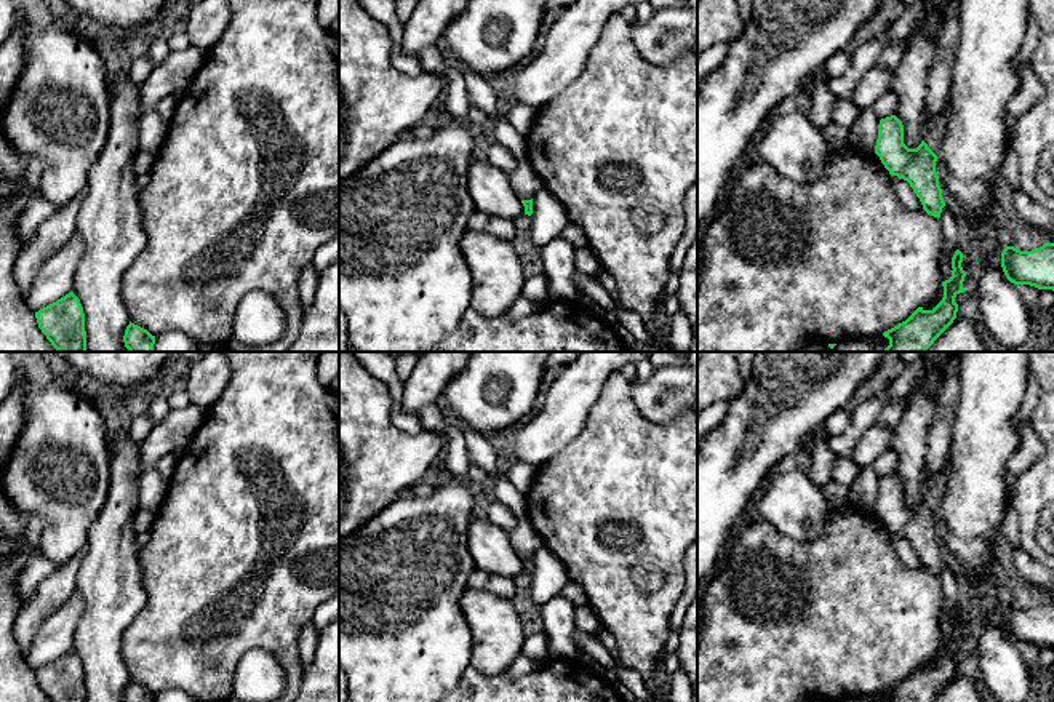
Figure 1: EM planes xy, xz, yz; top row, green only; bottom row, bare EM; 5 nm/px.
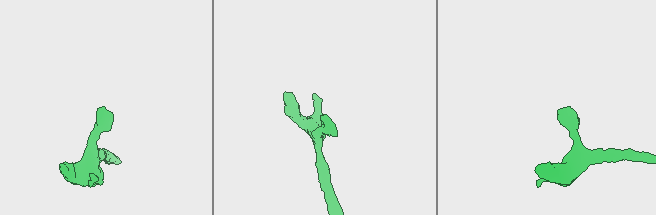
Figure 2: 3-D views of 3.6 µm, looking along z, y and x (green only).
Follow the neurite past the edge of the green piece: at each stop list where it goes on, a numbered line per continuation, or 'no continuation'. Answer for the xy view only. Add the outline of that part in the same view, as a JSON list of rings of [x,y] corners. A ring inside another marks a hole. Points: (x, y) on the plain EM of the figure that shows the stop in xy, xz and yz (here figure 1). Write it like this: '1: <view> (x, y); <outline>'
no continuation

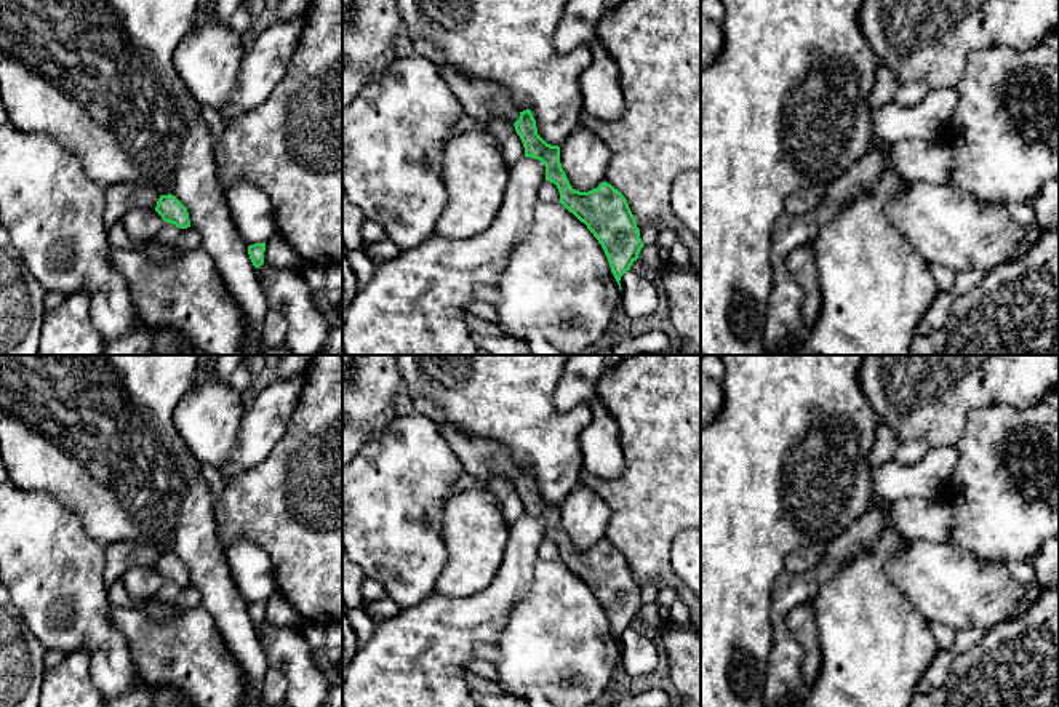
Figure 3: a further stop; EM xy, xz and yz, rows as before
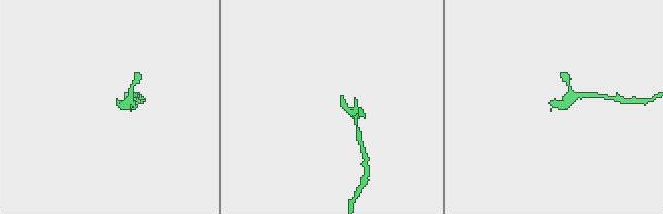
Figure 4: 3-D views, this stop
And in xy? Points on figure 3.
1: xy (119, 555); [[[110,542],[106,544],[106,568],[102,579],[109,587],[120,581],[131,566],[155,568],[160,552],[146,542]]]

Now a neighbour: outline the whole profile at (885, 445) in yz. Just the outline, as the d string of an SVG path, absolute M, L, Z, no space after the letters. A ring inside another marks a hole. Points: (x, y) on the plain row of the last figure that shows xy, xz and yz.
M880 421L875 430L873 453L869 457L870 469L877 469L889 461L894 461L897 446L899 440L894 430Z

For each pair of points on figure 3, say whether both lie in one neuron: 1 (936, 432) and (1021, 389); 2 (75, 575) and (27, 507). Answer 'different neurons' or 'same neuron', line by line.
1: same neuron
2: same neuron

